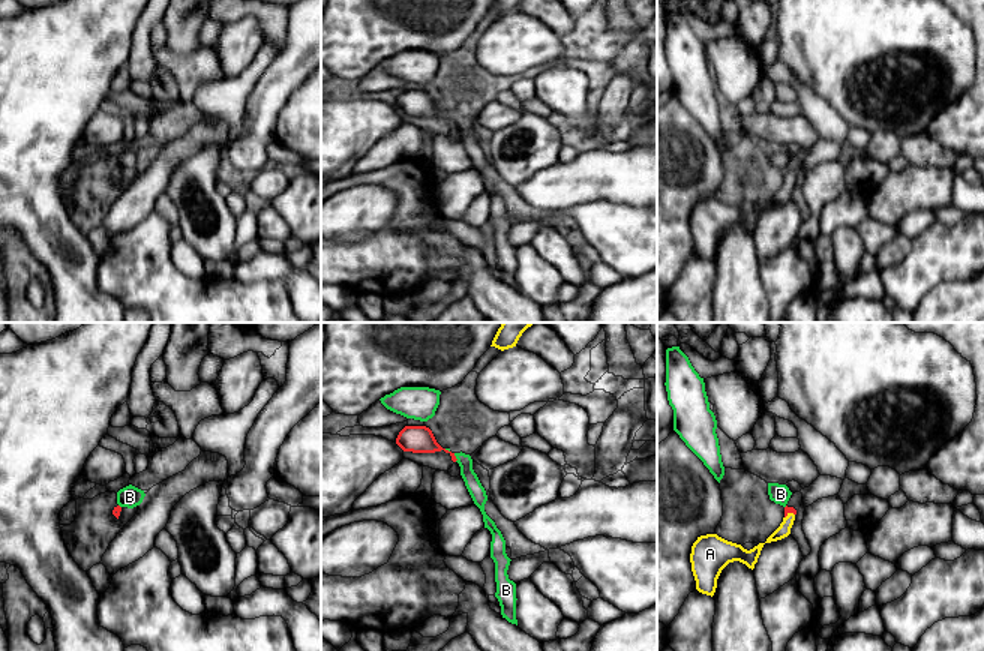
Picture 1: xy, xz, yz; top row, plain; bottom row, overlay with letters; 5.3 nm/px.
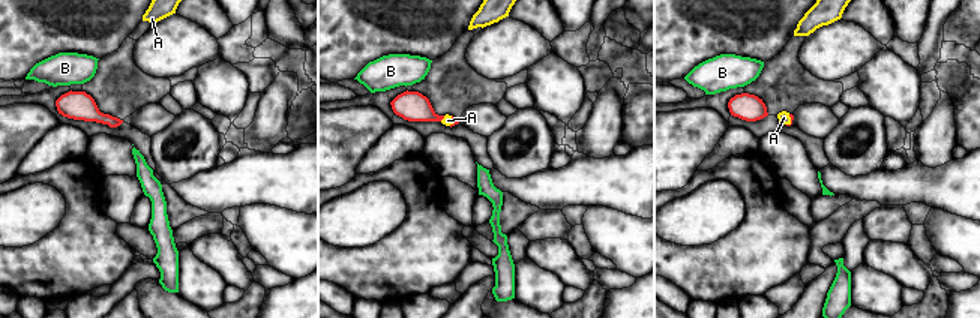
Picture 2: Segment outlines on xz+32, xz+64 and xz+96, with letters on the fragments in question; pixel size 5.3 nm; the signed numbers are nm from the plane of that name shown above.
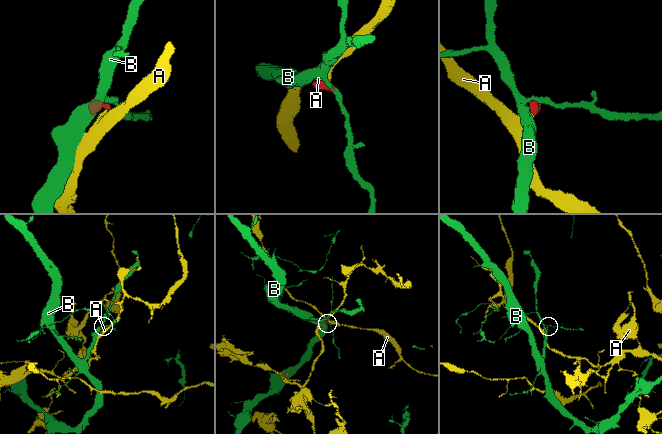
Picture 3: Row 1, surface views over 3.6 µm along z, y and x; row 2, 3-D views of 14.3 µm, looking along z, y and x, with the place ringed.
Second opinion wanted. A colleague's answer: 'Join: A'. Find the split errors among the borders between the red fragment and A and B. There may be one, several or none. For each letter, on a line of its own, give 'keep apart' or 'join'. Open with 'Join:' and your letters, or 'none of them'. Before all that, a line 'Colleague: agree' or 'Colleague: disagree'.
Colleague: agree
Join: A
A: join
B: keep apart

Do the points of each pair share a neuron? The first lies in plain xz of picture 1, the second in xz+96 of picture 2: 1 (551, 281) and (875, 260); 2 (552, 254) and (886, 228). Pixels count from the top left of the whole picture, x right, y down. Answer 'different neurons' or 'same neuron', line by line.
1: different neurons
2: different neurons

